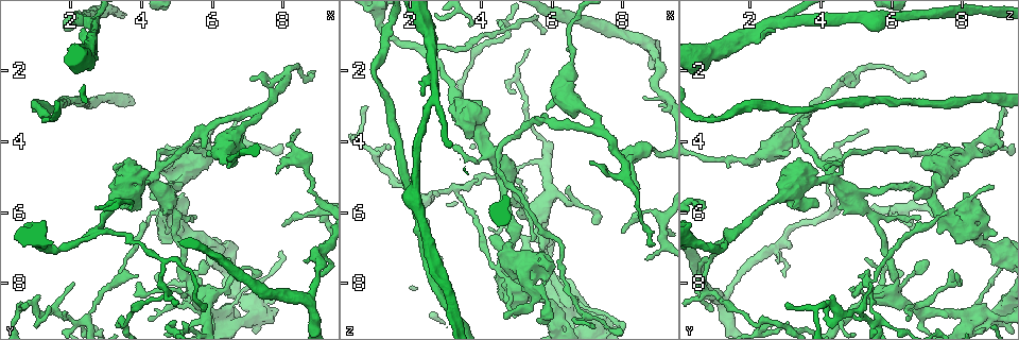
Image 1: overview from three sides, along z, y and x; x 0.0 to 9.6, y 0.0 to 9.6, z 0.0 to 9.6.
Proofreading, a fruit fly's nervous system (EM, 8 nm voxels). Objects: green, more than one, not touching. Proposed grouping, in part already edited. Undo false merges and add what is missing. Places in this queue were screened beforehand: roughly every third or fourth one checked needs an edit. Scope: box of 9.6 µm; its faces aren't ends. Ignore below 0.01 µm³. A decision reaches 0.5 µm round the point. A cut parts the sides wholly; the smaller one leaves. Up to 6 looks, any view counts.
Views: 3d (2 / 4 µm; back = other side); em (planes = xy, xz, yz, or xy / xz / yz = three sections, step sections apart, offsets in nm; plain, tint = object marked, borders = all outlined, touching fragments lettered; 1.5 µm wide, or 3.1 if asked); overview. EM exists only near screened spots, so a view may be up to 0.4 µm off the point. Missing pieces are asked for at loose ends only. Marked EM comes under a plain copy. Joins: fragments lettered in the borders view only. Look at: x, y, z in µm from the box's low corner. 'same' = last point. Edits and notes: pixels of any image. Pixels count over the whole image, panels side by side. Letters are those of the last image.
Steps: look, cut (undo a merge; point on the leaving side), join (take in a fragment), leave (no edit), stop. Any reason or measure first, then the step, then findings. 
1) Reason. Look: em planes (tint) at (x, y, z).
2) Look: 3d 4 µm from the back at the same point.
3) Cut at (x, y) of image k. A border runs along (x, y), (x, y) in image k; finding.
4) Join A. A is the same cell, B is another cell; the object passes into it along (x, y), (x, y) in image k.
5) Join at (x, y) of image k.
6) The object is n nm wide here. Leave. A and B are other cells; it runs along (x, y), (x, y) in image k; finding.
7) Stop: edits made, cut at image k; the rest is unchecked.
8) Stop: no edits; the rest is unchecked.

Free end. Look: em yz step 8 (tint) at (4.05, 4.85, 3.05).

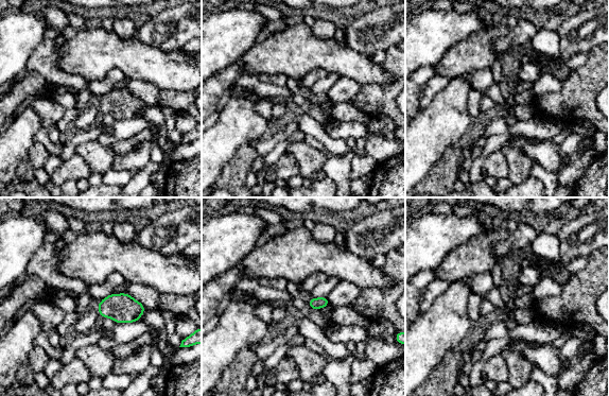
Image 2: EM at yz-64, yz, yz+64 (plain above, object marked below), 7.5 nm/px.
Another direction. Look: em planes (borders) at the same point.

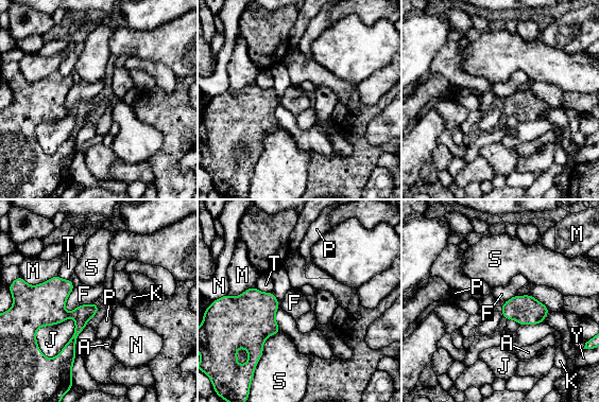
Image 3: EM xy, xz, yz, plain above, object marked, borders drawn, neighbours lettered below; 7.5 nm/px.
Leave. A, F, J, K, M, N, P, S, T and Y are other cells; a border runs along (97, 301), (69, 313), (64, 309) in image 3; none of them fits.

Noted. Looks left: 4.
Closes a loop. Look: em planes (borders) at (5.30, 7.95, 6.10).

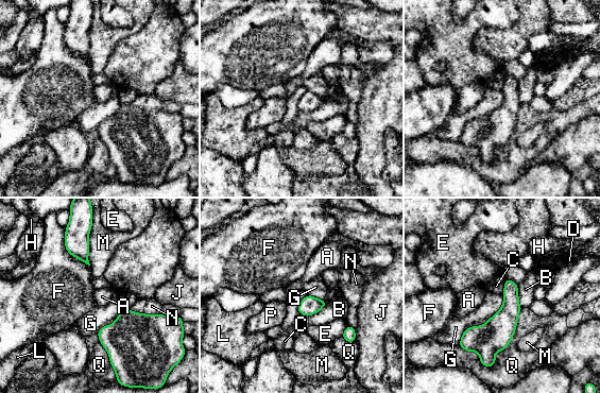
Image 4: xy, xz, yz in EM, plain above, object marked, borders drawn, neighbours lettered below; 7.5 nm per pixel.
Leave. A, B, C, D, E, F, G, H, J, L, M, N, P and Q are other cells; continuous, no second neuron.

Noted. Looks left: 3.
Thin neck. Look: 3d 4 µm at (8.70, 6.05, 6.00).

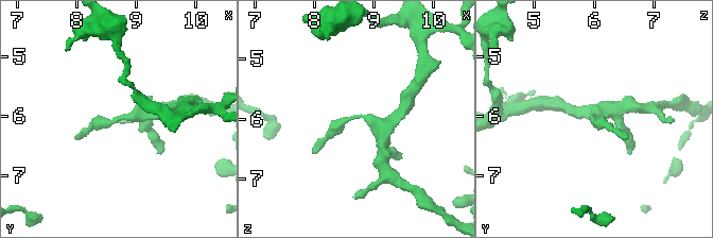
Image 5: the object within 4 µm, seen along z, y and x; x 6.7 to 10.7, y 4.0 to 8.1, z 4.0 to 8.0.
Need the tissue. Look: em planes (borders) at (8.65, 6.00, 6.00).

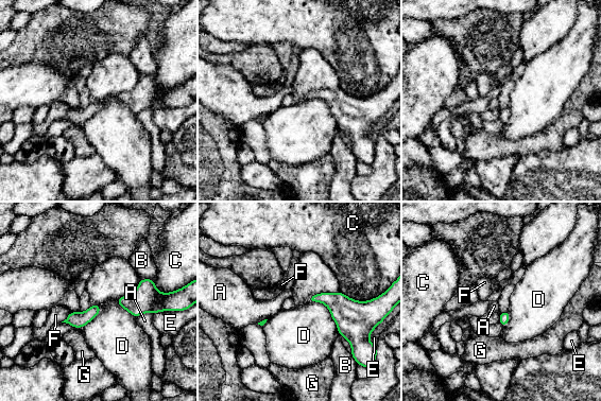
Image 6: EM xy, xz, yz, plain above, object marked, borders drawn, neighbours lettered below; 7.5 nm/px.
Leave. A, B, C, D, E, F and G are other cells; a border runs along (309, 301), (328, 309), (339, 333) in image 6; all the same neuron.

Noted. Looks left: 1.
Stop: no edits; the rest is unchecked.

